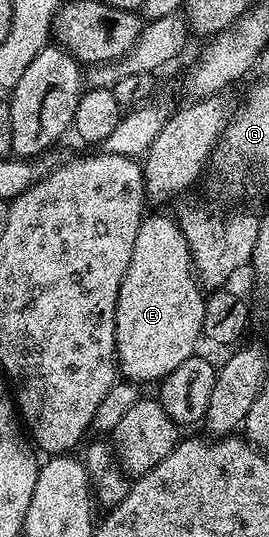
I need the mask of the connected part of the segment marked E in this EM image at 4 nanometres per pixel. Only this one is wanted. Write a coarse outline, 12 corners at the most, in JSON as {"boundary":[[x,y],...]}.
{"boundary":[[145,216],[116,304],[121,378],[197,352],[204,298],[171,216]]}

